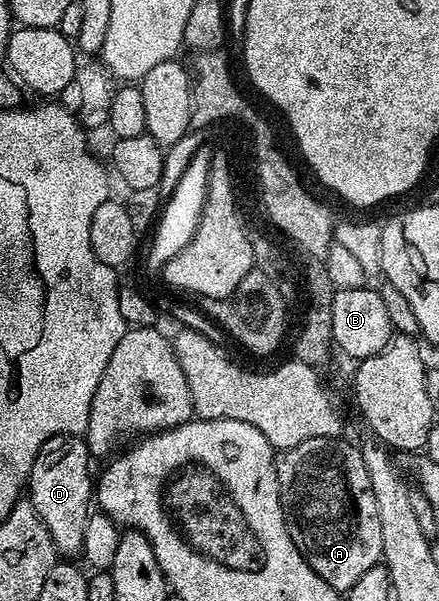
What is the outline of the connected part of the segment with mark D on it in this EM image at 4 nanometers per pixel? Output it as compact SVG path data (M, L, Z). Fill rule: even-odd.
M57 434L44 440L32 464L28 501L36 508L40 520L44 520L54 547L62 556L82 554L84 528L88 524L92 503L96 498L96 478L93 473L90 475L90 462L92 463L92 455L85 437L77 434Z

